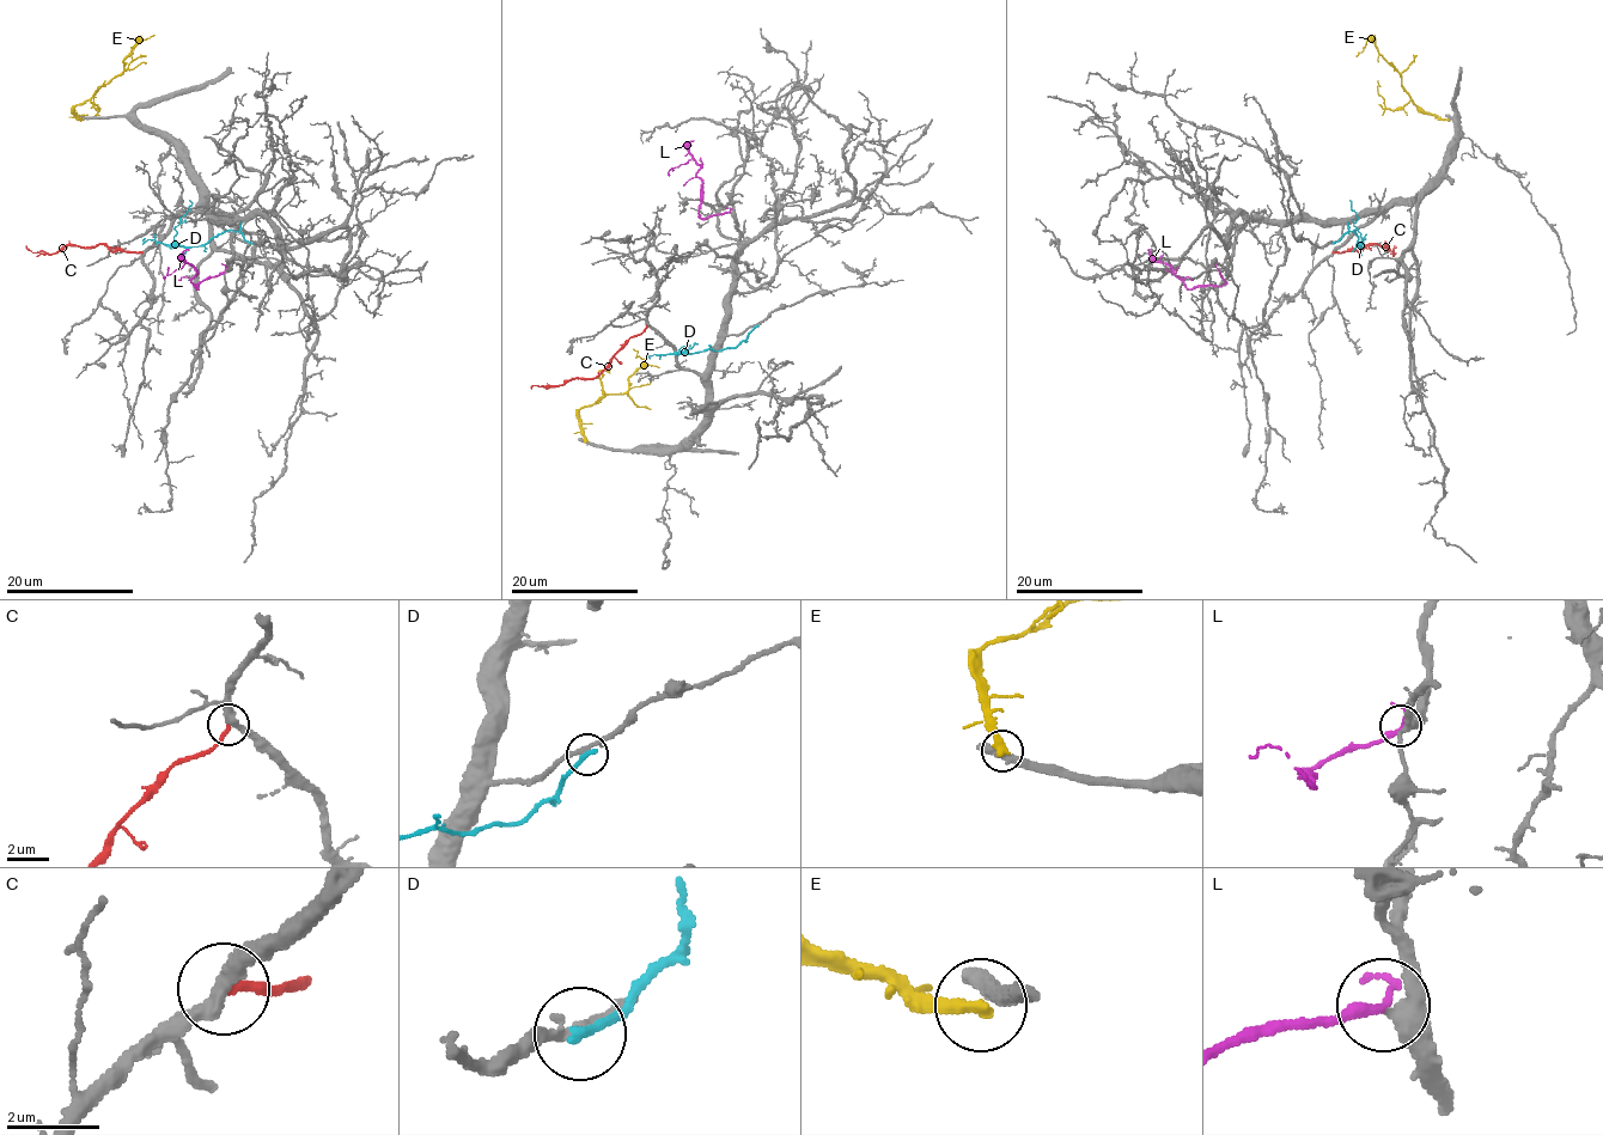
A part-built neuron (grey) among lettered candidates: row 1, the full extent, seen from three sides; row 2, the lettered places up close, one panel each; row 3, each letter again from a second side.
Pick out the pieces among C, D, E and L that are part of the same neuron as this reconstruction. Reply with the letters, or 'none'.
L

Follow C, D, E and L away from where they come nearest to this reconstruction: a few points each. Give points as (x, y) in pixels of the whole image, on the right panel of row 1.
C: (1334, 252), (1360, 250), (1370, 244), (1387, 245), (1396, 254), (1394, 245)
D: (1334, 243), (1354, 230), (1360, 248), (1360, 236), (1354, 225), (1358, 215), (1349, 200)
E: (1449, 120), (1439, 120), (1418, 107), (1402, 86), (1402, 75), (1372, 42), (1367, 42), (1355, 56)
L: (1219, 272), (1225, 281), (1220, 286), (1188, 288), (1168, 263), (1183, 279)

